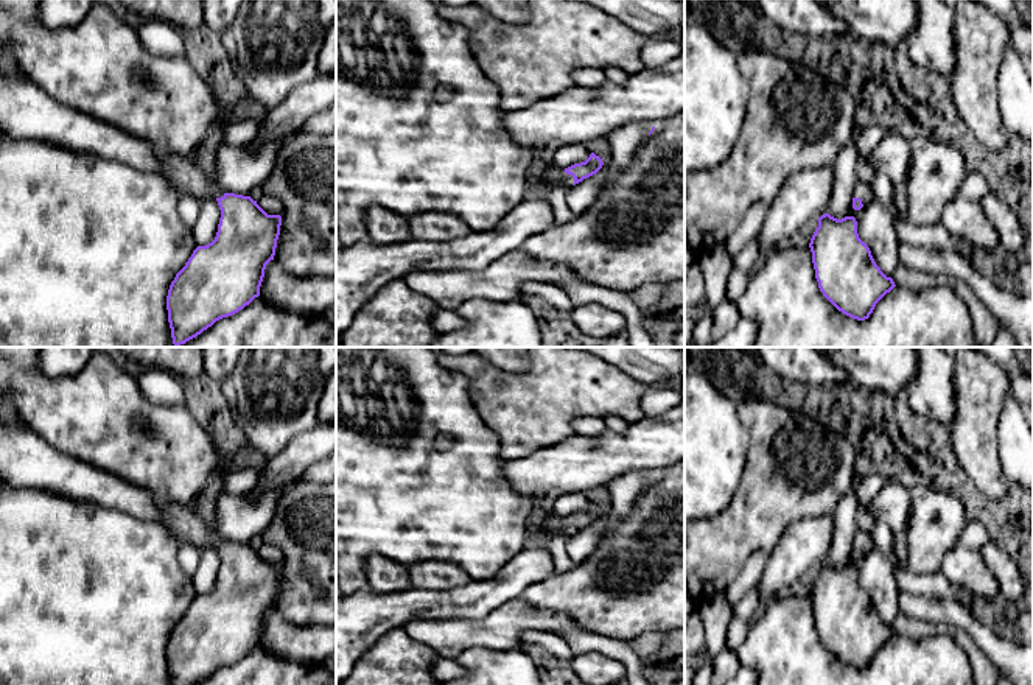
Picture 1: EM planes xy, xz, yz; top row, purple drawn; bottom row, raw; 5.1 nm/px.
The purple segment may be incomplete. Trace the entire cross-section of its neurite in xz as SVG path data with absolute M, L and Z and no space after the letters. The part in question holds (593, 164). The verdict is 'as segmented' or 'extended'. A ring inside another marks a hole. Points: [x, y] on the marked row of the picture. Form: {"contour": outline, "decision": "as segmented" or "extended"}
{"contour": "M594 153L585 162L574 163L565 170L548 167L543 179L549 182L554 188L563 187L571 188L583 179L596 174L602 168L604 162Z", "decision": "extended"}

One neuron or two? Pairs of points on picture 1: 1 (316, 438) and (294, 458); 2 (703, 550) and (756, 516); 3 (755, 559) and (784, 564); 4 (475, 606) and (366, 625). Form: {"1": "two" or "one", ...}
{"1": "one", "2": "one", "3": "two", "4": "one"}

